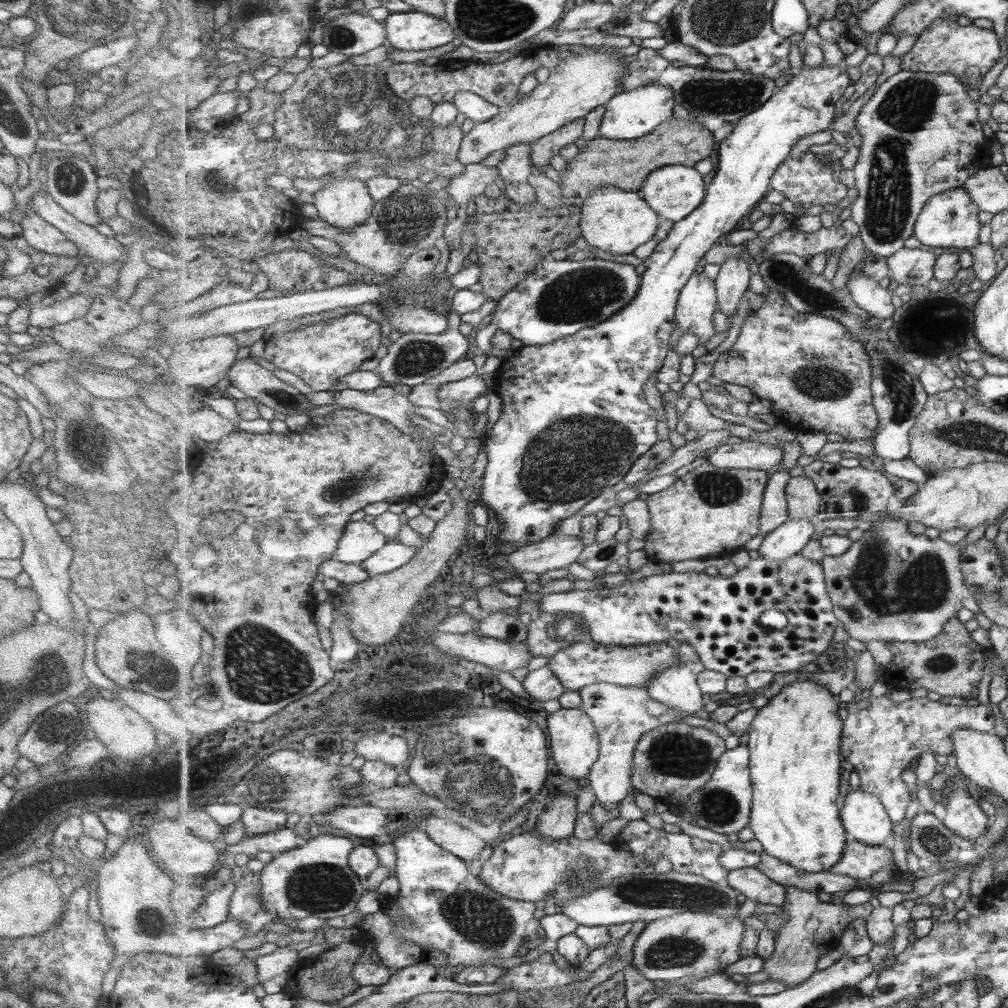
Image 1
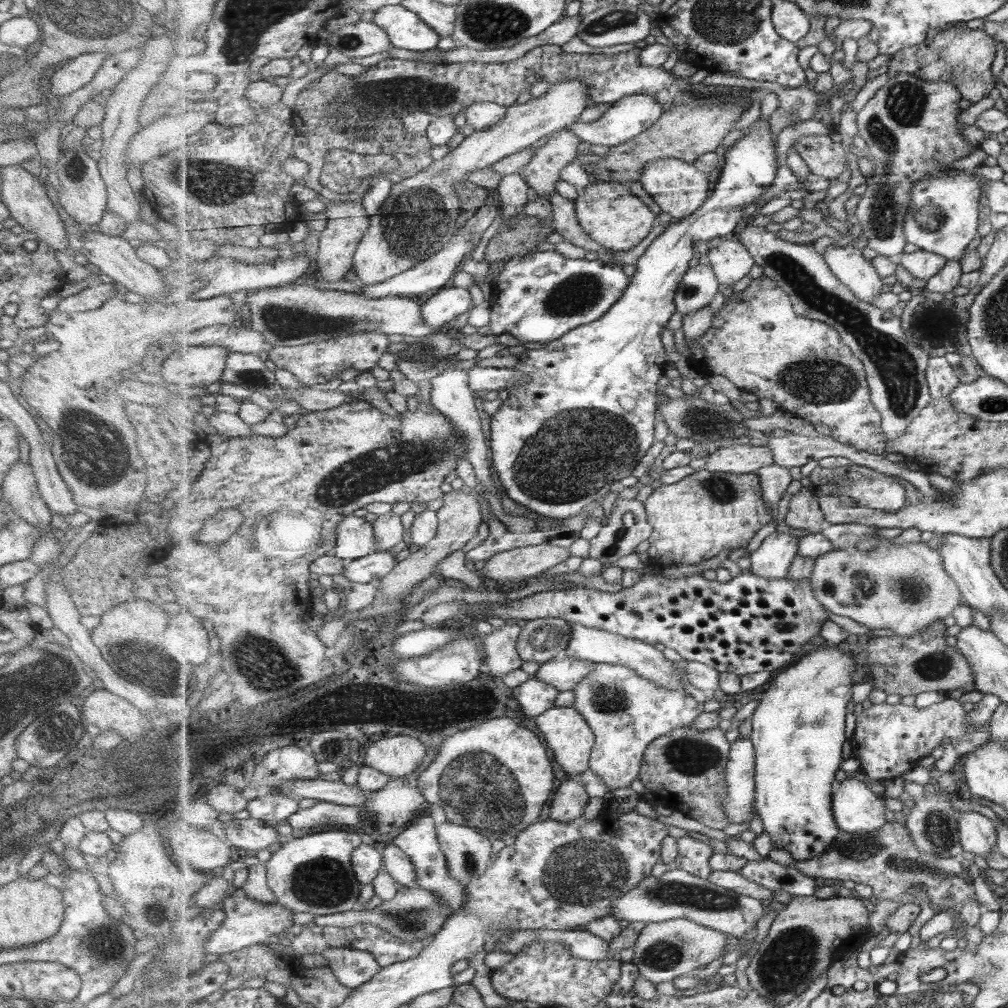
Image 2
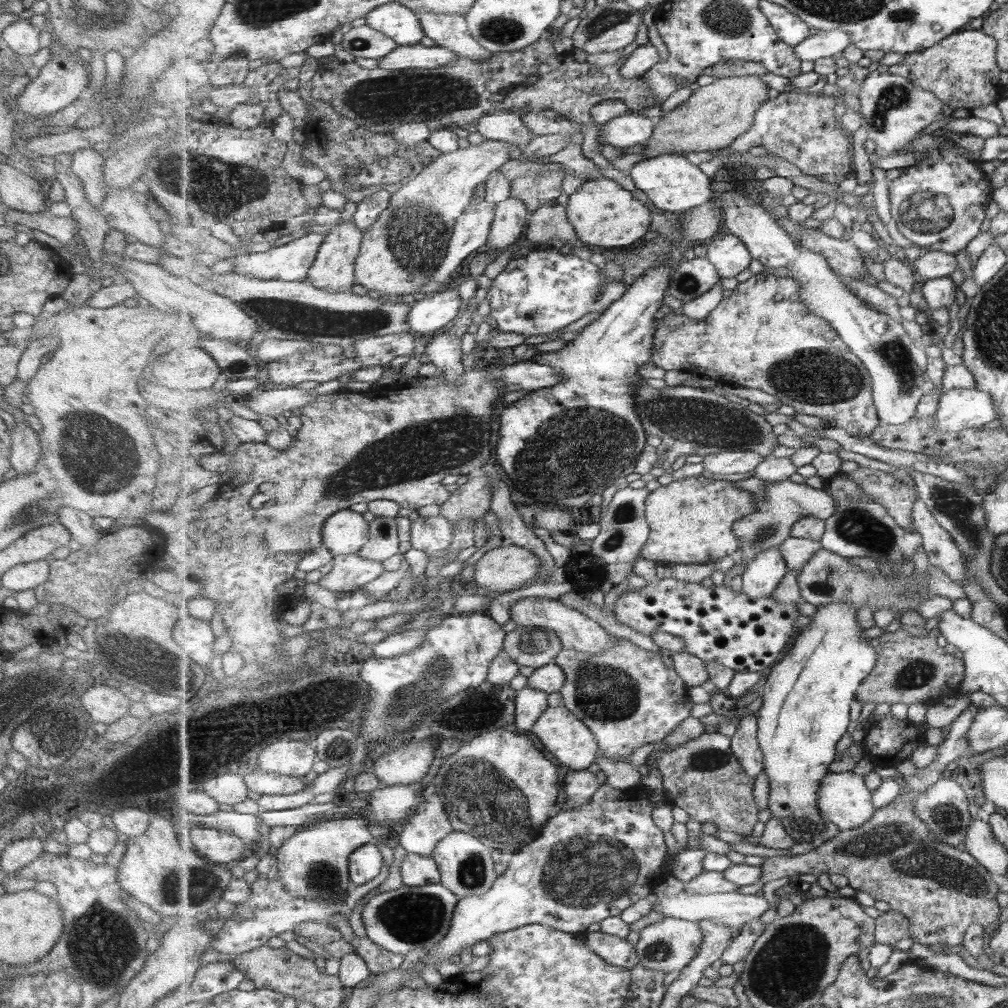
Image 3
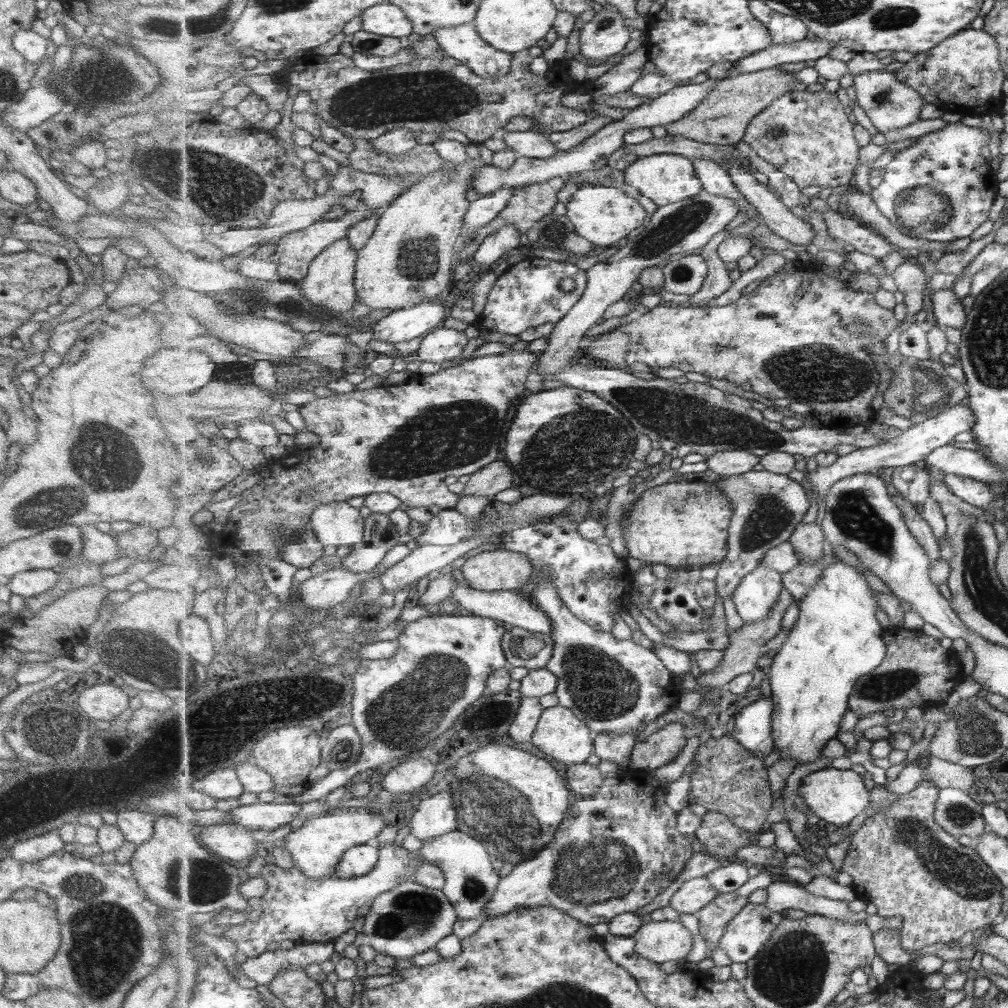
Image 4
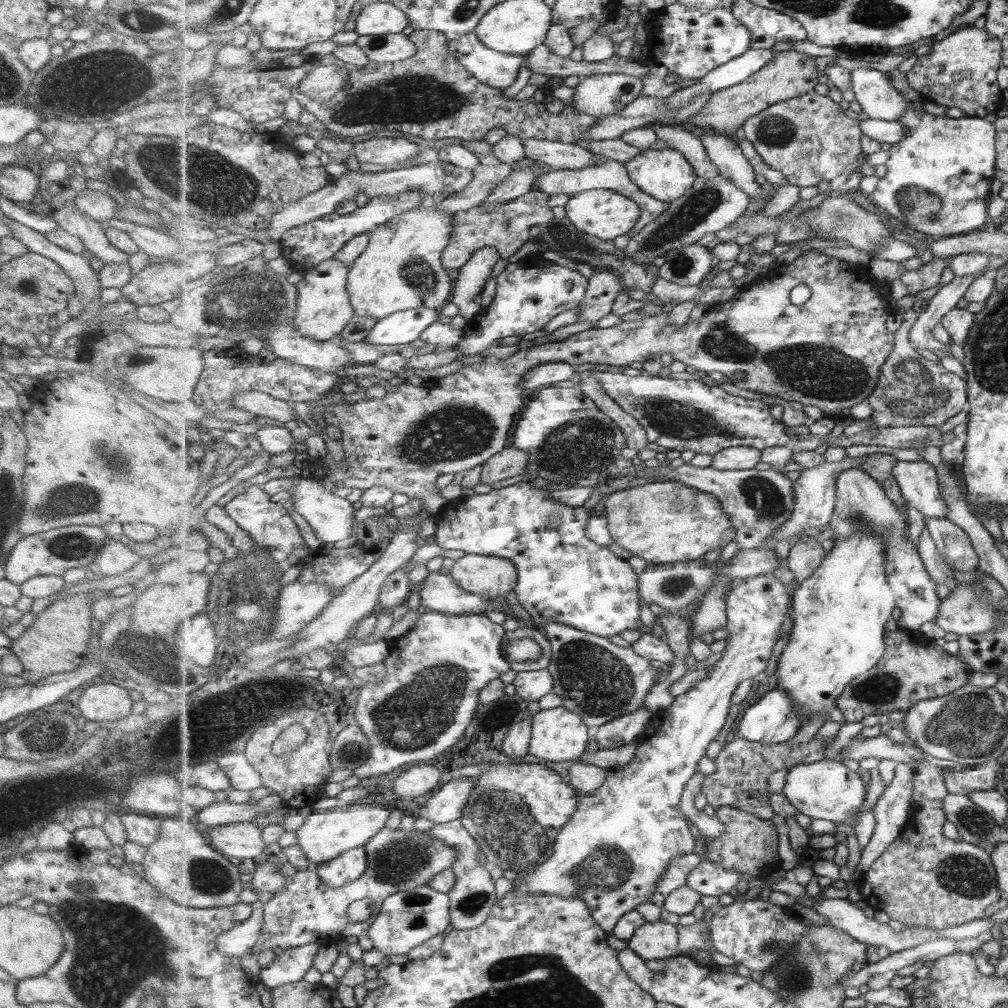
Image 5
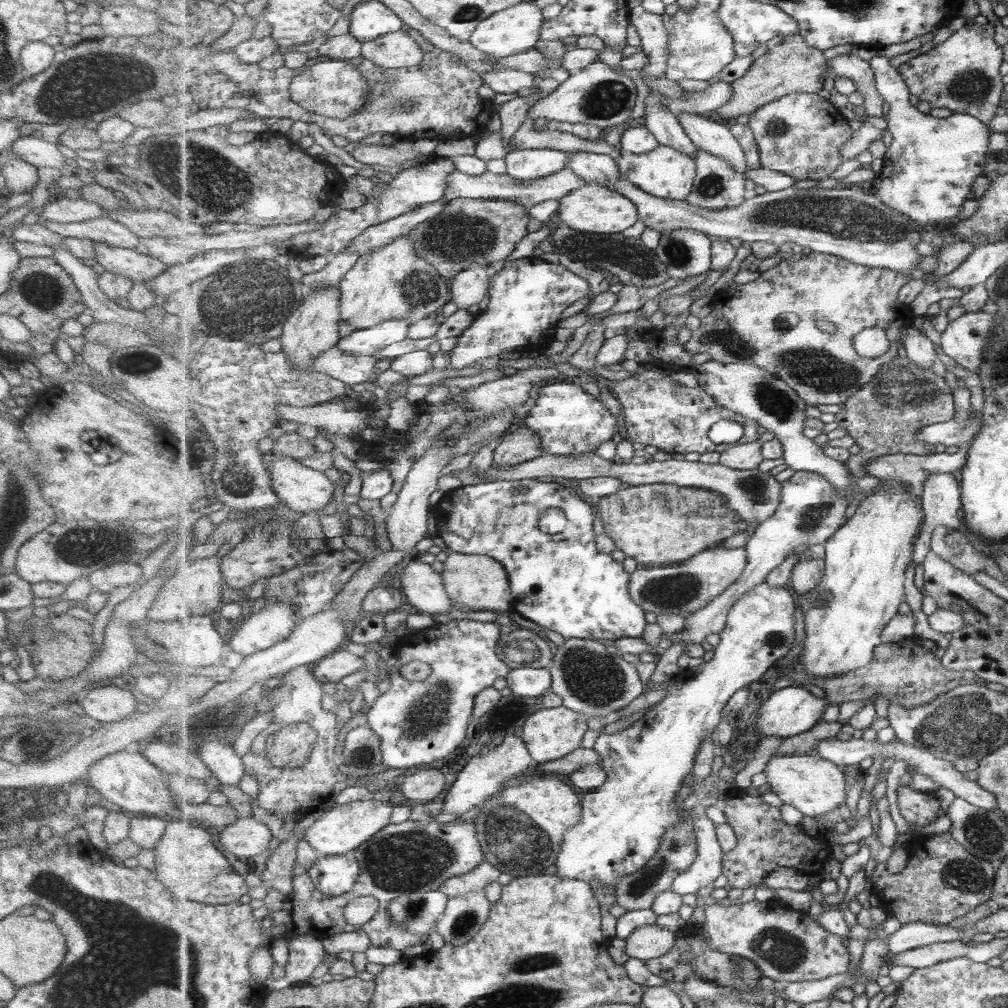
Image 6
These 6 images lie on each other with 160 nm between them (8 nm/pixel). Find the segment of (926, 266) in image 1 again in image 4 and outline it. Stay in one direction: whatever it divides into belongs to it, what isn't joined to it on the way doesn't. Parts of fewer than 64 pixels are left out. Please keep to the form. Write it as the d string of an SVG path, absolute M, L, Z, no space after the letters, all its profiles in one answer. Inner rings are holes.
M999 215L993 222L993 230L979 240L972 240L966 249L960 250L959 252L943 253L937 262L928 263L927 268L929 272L939 271L956 276L964 272L970 265L970 262L972 263L988 247L988 244L996 242L996 231L1003 225L1004 219L1003 215Z

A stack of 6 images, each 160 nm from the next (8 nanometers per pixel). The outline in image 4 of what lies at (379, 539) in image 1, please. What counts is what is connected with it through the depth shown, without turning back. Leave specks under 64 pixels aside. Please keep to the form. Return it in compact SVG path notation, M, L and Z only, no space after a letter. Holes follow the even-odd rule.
M345 501L319 504L313 510L310 528L326 546L355 546L365 538L365 518Z

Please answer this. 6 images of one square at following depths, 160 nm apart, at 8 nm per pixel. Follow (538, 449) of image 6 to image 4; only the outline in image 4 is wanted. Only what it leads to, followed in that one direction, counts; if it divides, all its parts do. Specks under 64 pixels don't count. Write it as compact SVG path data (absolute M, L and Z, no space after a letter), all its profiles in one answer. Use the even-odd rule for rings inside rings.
M496 460L482 468L479 472L470 475L460 495L477 495L484 497L497 496L499 492L512 488L513 470L506 460Z

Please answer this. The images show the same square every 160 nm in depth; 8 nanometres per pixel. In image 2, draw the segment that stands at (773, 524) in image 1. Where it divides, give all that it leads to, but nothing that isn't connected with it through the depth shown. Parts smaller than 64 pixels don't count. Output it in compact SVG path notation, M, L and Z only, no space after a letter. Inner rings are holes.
M778 462L765 466L758 475L764 499L771 508L771 516L775 517L778 513L779 500L787 494L787 488L793 482L793 476L787 467L781 466Z

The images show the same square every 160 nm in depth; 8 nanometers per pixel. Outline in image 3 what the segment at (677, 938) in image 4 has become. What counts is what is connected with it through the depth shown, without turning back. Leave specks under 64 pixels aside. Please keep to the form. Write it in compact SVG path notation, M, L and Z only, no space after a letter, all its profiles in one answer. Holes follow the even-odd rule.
M667 917L661 922L656 922L643 927L639 932L636 950L640 956L640 964L653 971L683 970L699 955L701 943L704 942L704 929L699 924L685 919Z

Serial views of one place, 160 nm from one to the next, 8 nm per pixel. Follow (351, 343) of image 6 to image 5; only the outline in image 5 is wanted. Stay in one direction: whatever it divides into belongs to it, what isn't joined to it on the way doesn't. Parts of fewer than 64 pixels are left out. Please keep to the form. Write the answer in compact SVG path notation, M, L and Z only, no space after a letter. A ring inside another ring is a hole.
M417 308L382 319L368 332L365 341L375 345L404 345L421 340L423 331L440 318L440 310Z

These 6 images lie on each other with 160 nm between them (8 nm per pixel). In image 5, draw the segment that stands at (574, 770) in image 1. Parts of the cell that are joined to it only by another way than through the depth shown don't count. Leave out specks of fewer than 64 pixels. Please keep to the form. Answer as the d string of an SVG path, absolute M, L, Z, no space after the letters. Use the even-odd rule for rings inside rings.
M560 706L551 710L540 709L532 718L532 739L530 740L530 754L546 761L565 762L577 760L585 754L589 738L593 736L591 728L575 712Z

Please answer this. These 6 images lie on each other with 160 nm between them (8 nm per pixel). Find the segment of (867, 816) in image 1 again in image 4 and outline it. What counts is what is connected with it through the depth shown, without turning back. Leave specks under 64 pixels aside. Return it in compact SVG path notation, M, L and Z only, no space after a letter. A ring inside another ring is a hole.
M828 767L809 773L801 779L798 797L819 818L836 827L844 827L853 822L872 804L872 792L867 790L863 775L855 770Z

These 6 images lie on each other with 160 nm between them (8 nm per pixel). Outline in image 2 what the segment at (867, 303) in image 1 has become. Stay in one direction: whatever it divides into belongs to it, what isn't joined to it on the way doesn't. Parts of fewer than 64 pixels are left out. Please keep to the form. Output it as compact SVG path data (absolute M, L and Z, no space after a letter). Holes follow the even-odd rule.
M859 240L855 244L837 247L829 245L824 257L831 270L846 284L861 300L873 302L885 284L881 283L882 276L875 268L873 261L867 260L863 249L867 246L866 240Z

